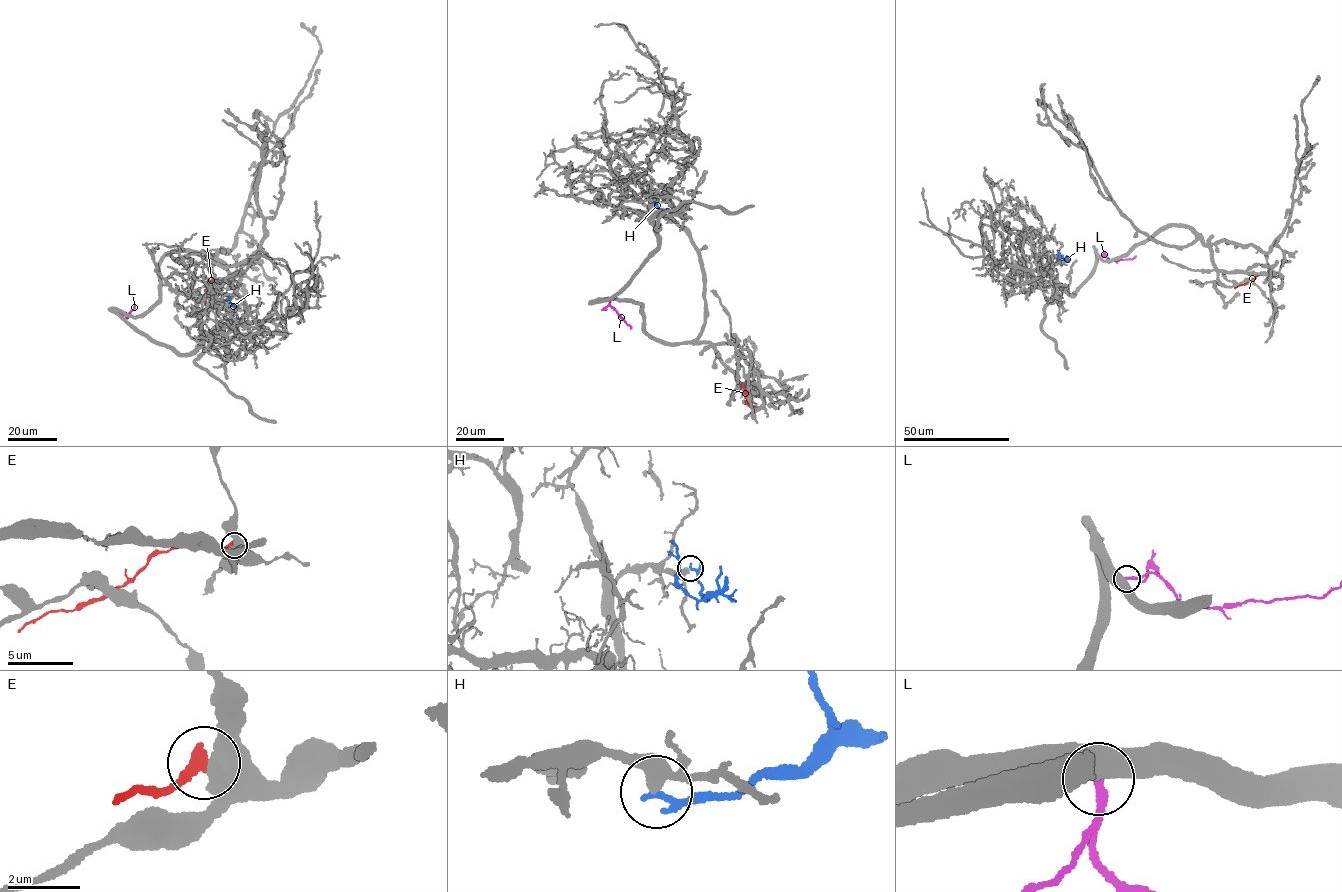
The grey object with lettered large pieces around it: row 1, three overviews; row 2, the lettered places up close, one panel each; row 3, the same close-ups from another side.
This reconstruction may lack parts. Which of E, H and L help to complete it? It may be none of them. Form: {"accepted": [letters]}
{"accepted": ["H"]}

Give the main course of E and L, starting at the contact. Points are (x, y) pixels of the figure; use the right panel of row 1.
E: (1270, 274), (1257, 275), (1234, 288)
L: (1100, 256), (1112, 261), (1136, 256)

